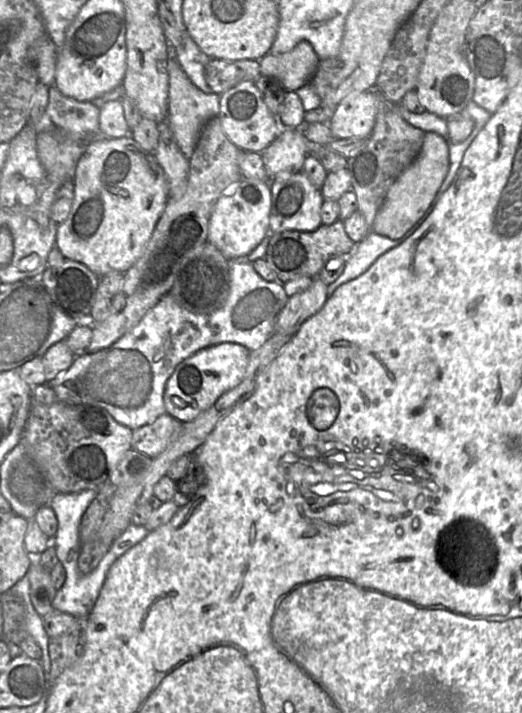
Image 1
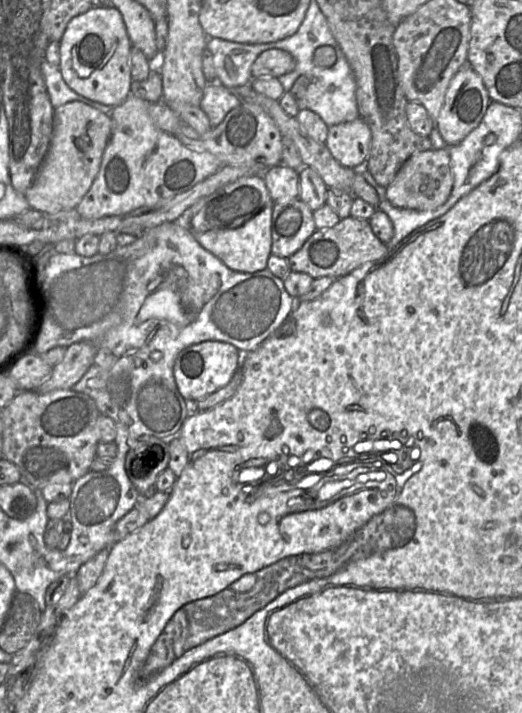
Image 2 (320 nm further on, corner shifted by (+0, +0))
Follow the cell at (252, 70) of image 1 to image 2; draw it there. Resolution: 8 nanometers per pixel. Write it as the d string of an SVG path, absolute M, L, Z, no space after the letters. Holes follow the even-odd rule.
M269 49L262 52L251 67L252 78L280 77L295 69L293 56L281 49Z

